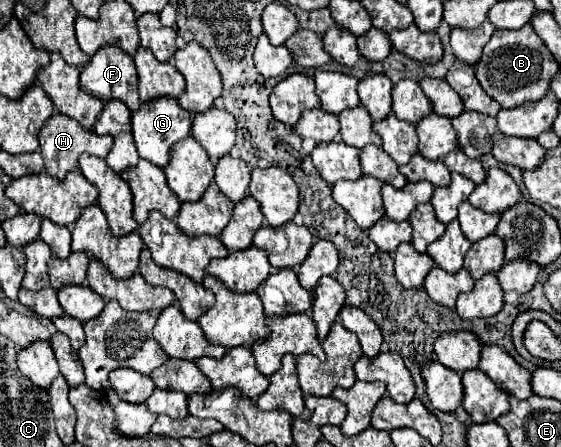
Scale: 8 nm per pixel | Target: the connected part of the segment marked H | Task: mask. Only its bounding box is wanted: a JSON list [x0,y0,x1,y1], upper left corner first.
[39,114,111,180]

